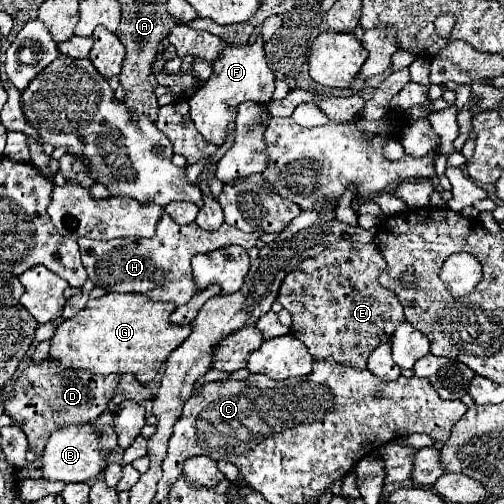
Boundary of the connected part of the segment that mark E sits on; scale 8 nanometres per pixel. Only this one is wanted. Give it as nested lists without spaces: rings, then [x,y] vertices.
[[[338,241],[286,275],[278,301],[292,315],[292,335],[308,347],[314,359],[334,357],[342,365],[366,369],[368,355],[380,343],[390,341],[396,327],[404,323],[402,303],[378,283],[384,267],[374,243]]]

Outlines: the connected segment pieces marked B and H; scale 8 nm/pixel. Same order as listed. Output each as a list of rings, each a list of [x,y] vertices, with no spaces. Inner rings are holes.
[[[92,423],[62,427],[54,431],[52,437],[48,439],[44,455],[40,457],[44,479],[78,483],[78,481],[90,481],[98,477],[98,473],[108,465],[108,455],[104,455],[104,449],[100,447],[98,439],[100,439],[100,431]]]
[[[162,213],[156,225],[156,233],[150,239],[124,237],[112,241],[96,241],[96,239],[82,237],[78,243],[80,243],[82,263],[96,287],[102,287],[112,293],[144,293],[150,299],[184,305],[196,293],[196,283],[192,279],[192,267],[190,267],[190,259],[194,255],[210,253],[214,249],[232,243],[250,249],[256,245],[260,235],[262,235],[260,231],[244,233],[242,229],[226,223],[220,227],[220,231],[204,231],[196,223],[178,225],[170,219],[168,213]],[[172,283],[190,283],[190,285],[172,285]]]

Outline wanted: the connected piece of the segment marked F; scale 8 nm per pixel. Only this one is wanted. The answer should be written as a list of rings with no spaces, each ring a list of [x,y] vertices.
[[[256,39],[252,45],[236,45],[224,49],[218,61],[214,61],[212,77],[188,99],[190,105],[190,119],[196,125],[198,133],[214,145],[224,145],[226,135],[234,129],[236,107],[242,101],[258,101],[268,103],[274,93],[274,73],[268,67],[264,55],[264,43]]]

